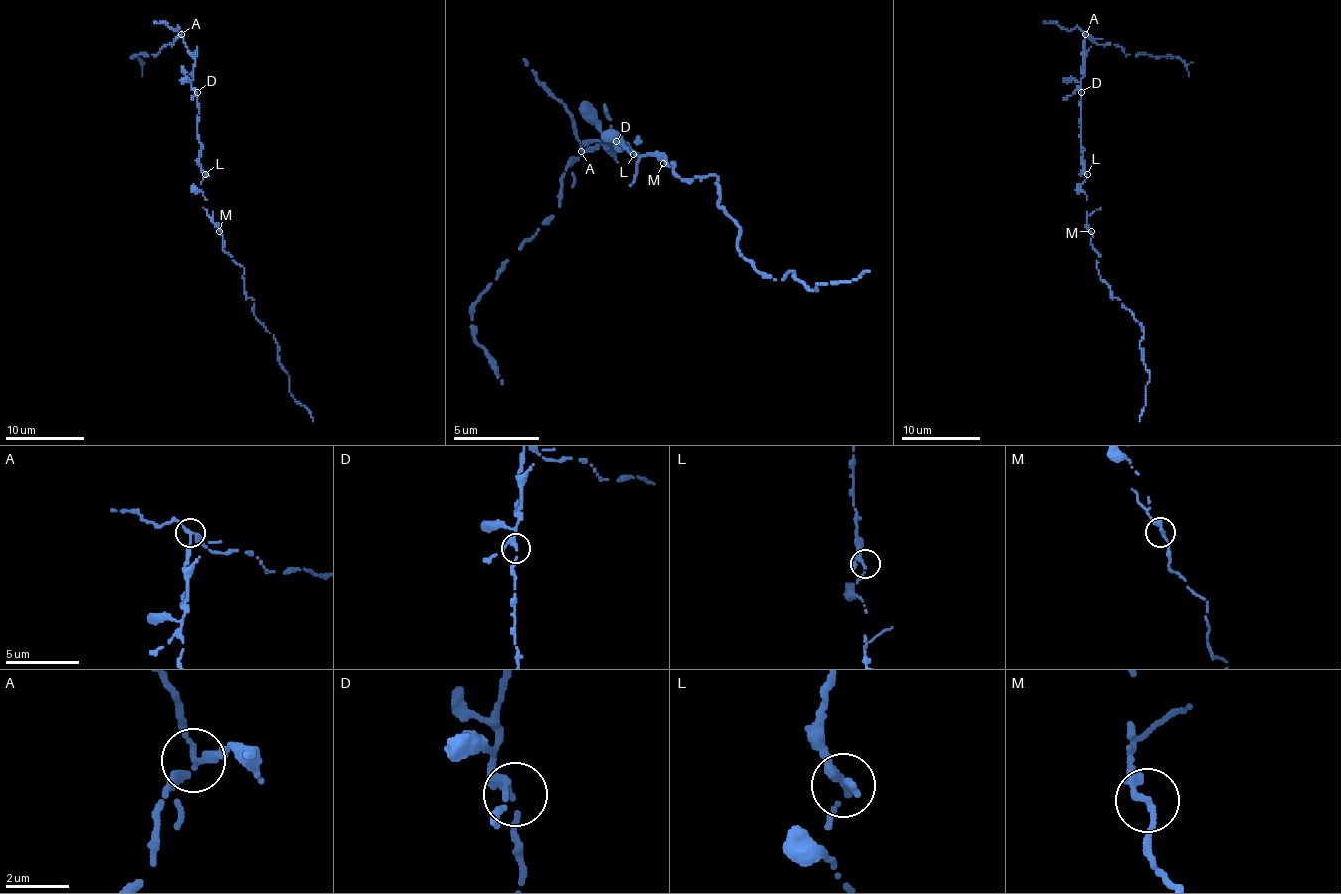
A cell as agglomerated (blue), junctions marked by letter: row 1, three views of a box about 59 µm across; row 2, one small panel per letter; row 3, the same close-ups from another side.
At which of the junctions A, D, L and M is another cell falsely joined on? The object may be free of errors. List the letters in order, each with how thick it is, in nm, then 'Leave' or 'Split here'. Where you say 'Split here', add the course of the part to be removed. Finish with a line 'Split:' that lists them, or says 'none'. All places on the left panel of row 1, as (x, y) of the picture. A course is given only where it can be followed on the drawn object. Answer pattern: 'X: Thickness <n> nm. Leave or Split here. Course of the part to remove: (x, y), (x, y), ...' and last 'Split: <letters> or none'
A: Thickness 190 nm. Split here. Course of the part to remove: (181, 35), (172, 45), (164, 45), (156, 54), (130, 56), (136, 56), (142, 64), (142, 76)
D: Thickness 220 nm. Leave
L: Thickness 190 nm. Leave
M: Thickness 240 nm. Leave
Split: A

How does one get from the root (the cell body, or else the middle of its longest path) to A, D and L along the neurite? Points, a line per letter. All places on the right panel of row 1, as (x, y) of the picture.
A: (1081, 188), (1087, 178), (1081, 152), (1085, 35)
D: (1081, 188), (1087, 178), (1081, 152), (1081, 92)
L: (1081, 188), (1087, 174)

